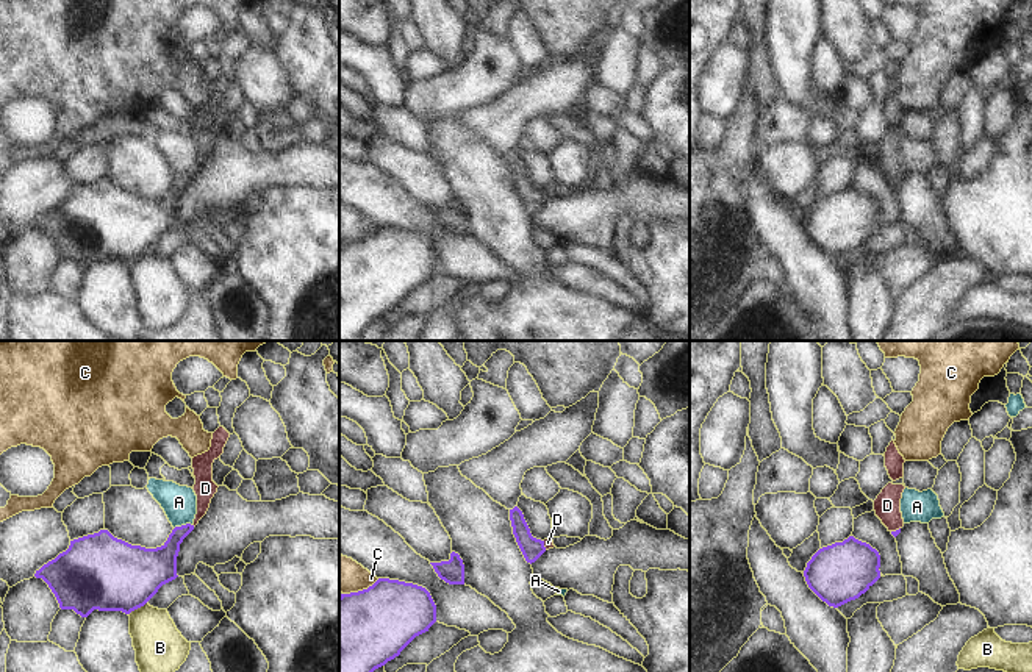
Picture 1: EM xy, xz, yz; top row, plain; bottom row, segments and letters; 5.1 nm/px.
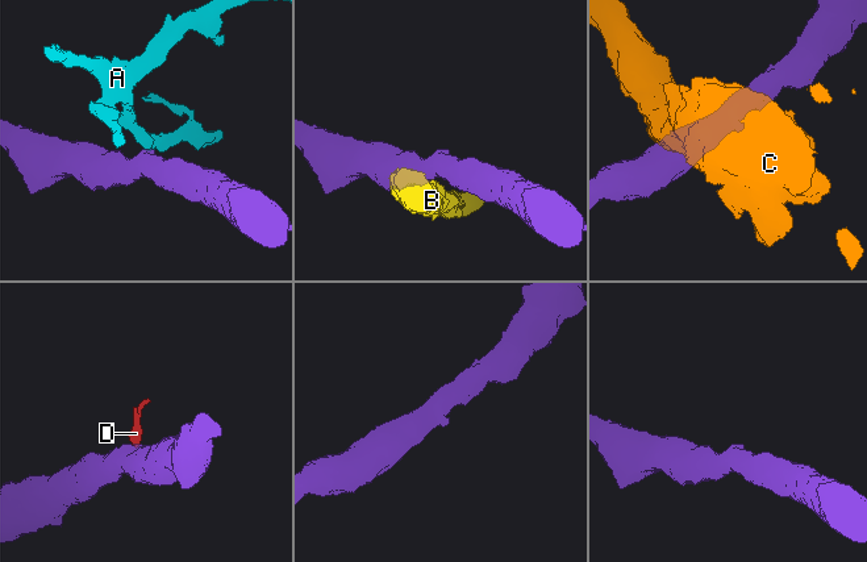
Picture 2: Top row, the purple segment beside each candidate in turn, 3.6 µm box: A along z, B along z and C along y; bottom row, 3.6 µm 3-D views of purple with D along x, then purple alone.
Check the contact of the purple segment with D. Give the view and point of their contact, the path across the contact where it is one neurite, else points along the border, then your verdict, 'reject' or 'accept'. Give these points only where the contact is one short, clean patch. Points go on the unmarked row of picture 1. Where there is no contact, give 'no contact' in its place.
contact xz (543, 196); way xz (532, 199), (543, 196), (548, 193); accept

